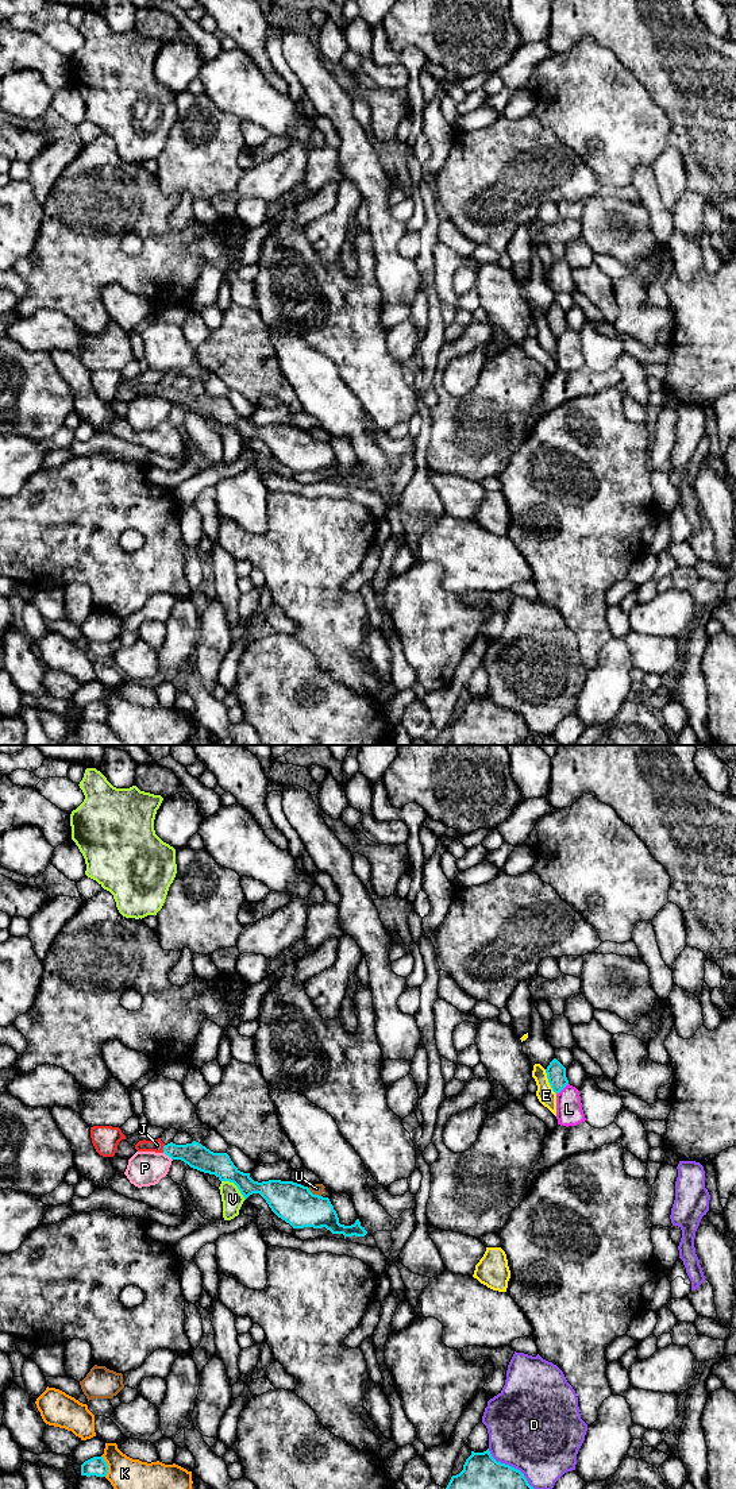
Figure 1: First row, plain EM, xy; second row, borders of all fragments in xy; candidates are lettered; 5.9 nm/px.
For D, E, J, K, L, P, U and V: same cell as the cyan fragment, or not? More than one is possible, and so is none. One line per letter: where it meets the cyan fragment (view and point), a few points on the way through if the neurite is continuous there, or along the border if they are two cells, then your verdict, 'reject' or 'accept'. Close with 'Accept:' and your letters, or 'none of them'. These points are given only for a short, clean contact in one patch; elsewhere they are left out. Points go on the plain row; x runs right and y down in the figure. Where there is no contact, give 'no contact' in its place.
D: contact xy (519, 714); reject
E: contact xy (548, 326); reject
J: contact xy (164, 393); way xy (195, 398), (164, 393), (157, 389); accept
K: contact xy (107, 710); reject
L: contact xy (562, 332); reject
P: contact xy (168, 398); reject
U: contact xy (315, 439); reject
V: contact xy (235, 428); reject
Accept: J

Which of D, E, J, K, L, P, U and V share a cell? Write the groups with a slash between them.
D / E / J / K / L / P / U / V

